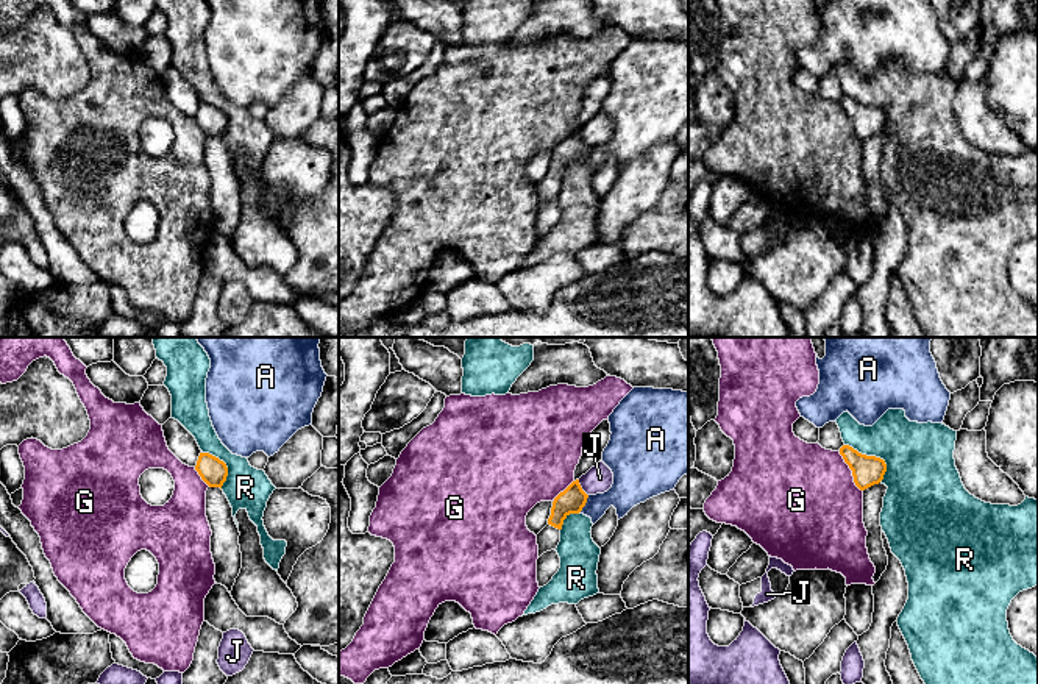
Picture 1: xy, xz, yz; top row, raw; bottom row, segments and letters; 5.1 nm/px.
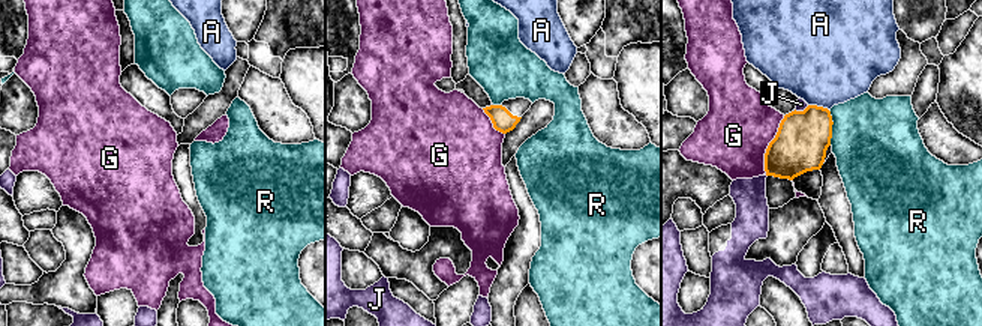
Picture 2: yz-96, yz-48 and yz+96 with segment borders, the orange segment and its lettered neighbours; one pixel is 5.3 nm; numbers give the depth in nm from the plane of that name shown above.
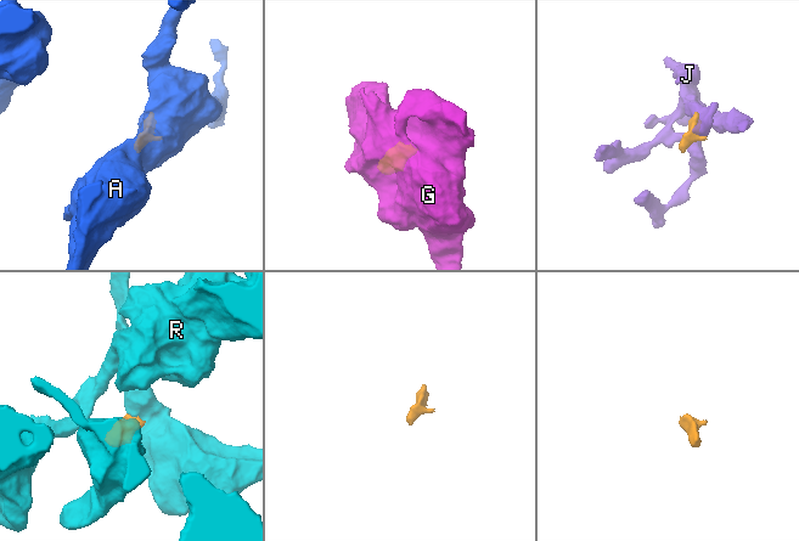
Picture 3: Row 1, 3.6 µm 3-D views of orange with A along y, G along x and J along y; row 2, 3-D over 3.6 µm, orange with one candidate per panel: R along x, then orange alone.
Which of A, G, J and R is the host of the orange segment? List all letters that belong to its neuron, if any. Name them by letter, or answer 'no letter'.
no letter

